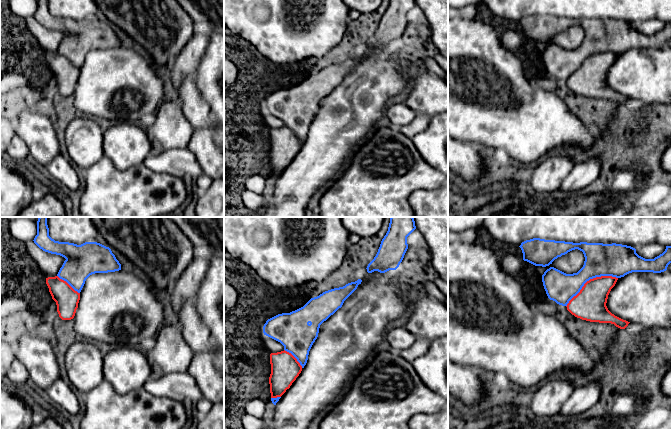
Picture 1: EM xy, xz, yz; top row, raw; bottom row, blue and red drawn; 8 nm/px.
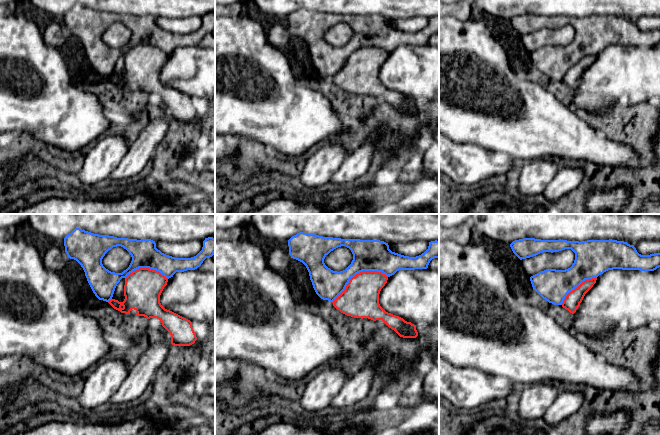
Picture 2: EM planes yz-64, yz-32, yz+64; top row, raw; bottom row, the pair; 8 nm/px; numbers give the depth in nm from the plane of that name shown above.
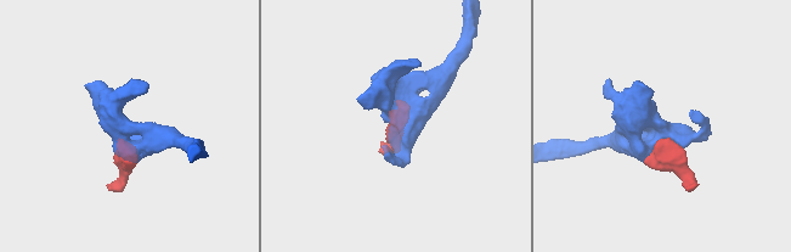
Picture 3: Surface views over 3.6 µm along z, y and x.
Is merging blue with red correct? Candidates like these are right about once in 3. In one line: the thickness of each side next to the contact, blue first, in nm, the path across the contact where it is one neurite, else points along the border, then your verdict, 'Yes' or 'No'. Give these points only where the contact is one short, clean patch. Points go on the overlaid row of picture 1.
Thickness 260 nm (blue) against 260 nm. No

